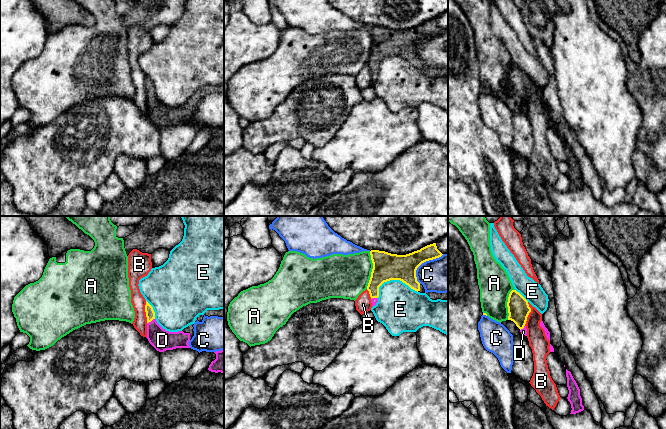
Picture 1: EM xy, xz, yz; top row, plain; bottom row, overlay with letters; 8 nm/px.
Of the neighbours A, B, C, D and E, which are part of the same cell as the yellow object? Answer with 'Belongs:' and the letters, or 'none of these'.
Belongs: D

